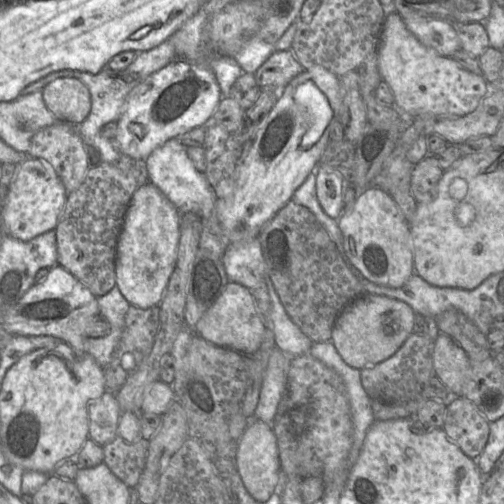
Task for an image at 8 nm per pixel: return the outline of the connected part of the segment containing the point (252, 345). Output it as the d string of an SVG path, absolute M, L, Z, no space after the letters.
M229 282L197 322L196 333L214 345L234 349L245 355L255 353L263 341L265 326L257 312L251 290L239 283Z

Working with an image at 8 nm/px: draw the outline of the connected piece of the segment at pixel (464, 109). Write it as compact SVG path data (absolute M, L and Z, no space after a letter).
M397 11L387 14L377 47L377 66L382 80L391 88L394 105L407 117L427 113L442 117L461 117L474 111L489 92L489 84L483 76L463 68L451 57L438 54L422 44L407 28Z

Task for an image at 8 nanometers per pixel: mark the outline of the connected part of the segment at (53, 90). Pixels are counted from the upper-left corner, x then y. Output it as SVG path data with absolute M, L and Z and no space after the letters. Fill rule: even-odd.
M58 78L42 90L46 107L59 119L70 124L83 122L91 111L91 95L77 78Z

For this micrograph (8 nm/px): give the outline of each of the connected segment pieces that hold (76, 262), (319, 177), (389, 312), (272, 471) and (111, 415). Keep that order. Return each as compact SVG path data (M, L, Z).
M119 153L114 162L90 166L83 183L68 193L56 226L57 264L70 272L96 297L116 286L116 247L124 217L138 187L149 182L145 160Z
M318 164L315 170L318 202L328 216L337 220L343 212L343 191L347 183L329 166Z
M365 294L350 302L338 315L331 341L349 366L362 370L391 357L413 332L415 311L405 302Z
M254 417L249 419L249 424L238 442L236 468L247 492L257 502L266 503L273 493L281 496L283 490L277 438L270 424Z
M104 392L88 404L89 438L101 446L118 436L122 412L115 395Z

